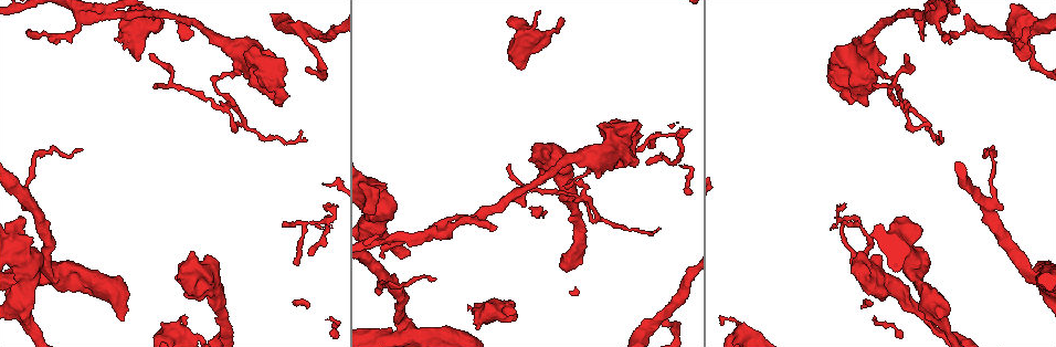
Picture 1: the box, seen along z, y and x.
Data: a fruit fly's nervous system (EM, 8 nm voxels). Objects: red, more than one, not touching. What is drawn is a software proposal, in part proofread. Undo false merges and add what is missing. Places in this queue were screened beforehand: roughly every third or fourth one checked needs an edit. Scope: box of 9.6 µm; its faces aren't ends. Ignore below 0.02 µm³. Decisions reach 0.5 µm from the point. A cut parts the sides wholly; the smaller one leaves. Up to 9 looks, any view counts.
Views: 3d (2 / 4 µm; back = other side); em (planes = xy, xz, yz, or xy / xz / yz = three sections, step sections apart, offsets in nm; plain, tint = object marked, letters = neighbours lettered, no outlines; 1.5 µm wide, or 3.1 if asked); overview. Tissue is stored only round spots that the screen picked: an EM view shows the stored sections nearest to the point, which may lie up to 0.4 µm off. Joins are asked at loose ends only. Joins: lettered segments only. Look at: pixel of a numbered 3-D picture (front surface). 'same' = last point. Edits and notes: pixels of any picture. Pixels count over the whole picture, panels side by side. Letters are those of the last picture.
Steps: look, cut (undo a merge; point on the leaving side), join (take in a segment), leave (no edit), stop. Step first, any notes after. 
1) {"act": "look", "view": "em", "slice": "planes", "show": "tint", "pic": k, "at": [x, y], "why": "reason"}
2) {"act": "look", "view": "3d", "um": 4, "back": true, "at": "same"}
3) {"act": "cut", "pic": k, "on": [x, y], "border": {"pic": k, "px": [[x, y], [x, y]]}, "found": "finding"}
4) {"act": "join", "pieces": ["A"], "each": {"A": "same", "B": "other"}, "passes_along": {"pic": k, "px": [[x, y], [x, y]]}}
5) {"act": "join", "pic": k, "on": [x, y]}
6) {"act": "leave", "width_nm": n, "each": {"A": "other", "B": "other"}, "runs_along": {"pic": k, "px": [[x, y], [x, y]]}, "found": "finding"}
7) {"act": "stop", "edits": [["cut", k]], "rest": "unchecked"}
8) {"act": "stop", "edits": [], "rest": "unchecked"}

{"act": "look", "view": "em", "slice": "xy", "step": 4, "show": "tint", "pic": 1, "at": [86, 14], "why": "branch point"}

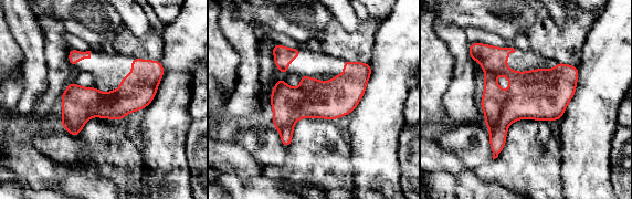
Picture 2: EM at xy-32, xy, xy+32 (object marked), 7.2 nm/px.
{"act": "look", "view": "em", "slice": "xy", "step": 4, "show": "letters", "at": "same", "why": "see the neighbours"}

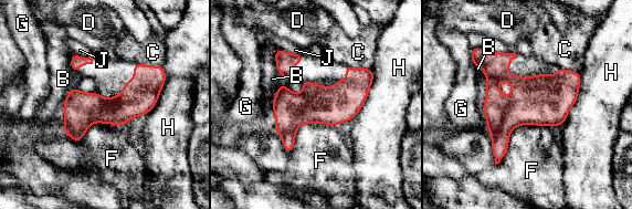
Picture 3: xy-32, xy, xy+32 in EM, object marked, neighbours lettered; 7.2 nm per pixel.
{"act": "cut", "pic": 3, "on": [324, 105], "each": {"B": "other", "C": "other", "D": "other", "F": "other", "G": "other", "H": "other", "J": "other"}, "border": {"pic": 3, "px": [[301, 93], [295, 127], [280, 134]]}, "found": "two neurons meet here"}

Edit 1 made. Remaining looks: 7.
{"act": "look", "view": "3d", "um": 2, "back": true, "pic": 1, "at": [177, 280], "why": "thick end"}

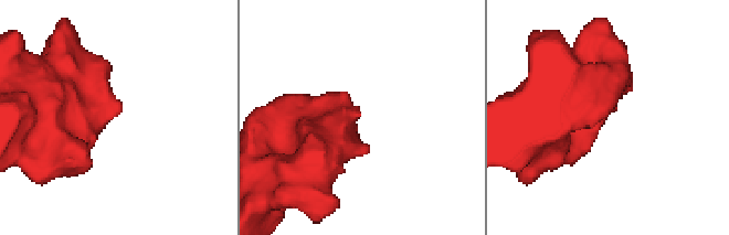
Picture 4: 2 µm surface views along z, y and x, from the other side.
{"act": "look", "view": "em", "slice": "yz", "step": 8, "show": "letters", "pic": 4, "at": [359, 116], "why": "need the tissue"}

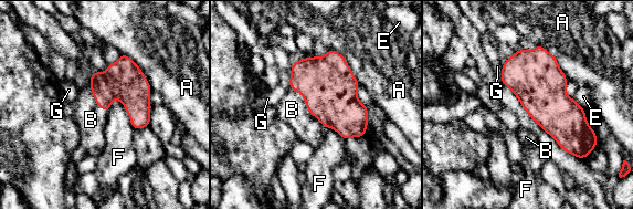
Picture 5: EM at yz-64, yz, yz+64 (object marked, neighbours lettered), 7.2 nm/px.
{"act": "look", "view": "em", "slice": "planes", "show": "letters", "at": "same"}

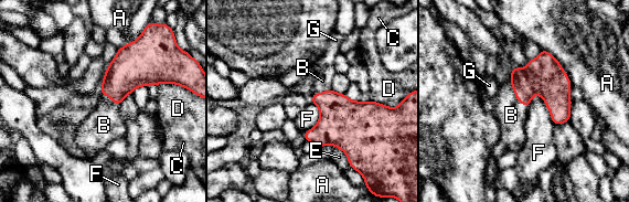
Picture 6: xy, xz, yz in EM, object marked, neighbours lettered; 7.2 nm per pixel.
{"act": "join", "pieces": ["B"], "longest_contact_nm": ["A", 360], "each": {"A": "other", "B": "same", "C": "other", "D": "other", "E": "other", "F": "other", "G": "other"}, "found": "the neuron continues"}

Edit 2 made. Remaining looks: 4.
{"act": "stop", "edits": [["cut", 3], ["join", 6]], "rest": "unchecked"}

